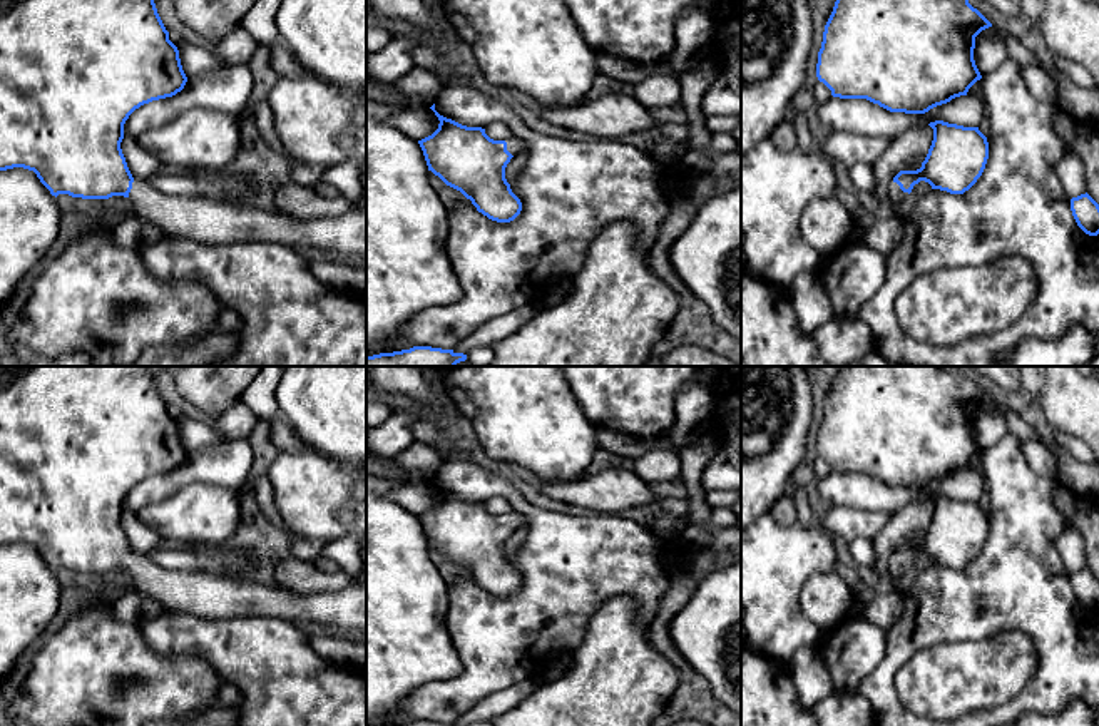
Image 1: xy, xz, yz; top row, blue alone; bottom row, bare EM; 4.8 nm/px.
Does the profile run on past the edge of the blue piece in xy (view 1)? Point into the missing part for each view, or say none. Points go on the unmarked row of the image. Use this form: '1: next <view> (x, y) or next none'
1: next xy (208, 596)

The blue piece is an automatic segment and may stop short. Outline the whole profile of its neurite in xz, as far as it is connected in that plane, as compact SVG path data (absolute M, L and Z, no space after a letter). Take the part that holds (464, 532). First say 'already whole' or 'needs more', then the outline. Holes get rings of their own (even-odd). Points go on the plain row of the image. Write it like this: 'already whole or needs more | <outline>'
needs more | M435 478L430 483L440 495L438 504L418 515L428 545L438 550L447 560L460 565L488 594L497 597L514 596L522 585L522 577L505 554L505 542L514 530L527 525L527 519L519 512L493 515L485 509L485 504L467 502L447 493L435 485Z

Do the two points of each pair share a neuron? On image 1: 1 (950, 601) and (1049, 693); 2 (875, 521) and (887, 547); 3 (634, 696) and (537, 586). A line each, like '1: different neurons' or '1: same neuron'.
1: same neuron
2: different neurons
3: different neurons

